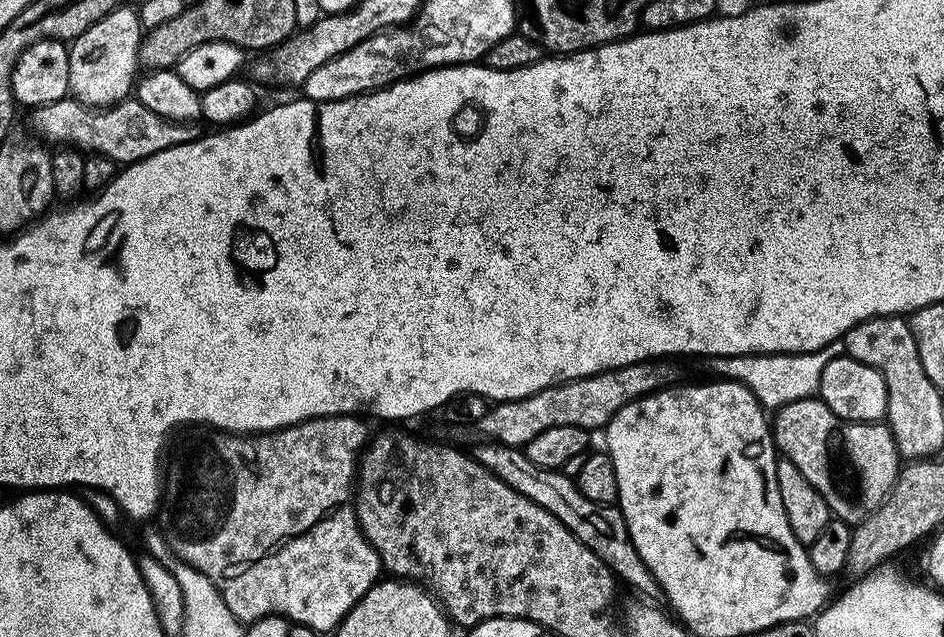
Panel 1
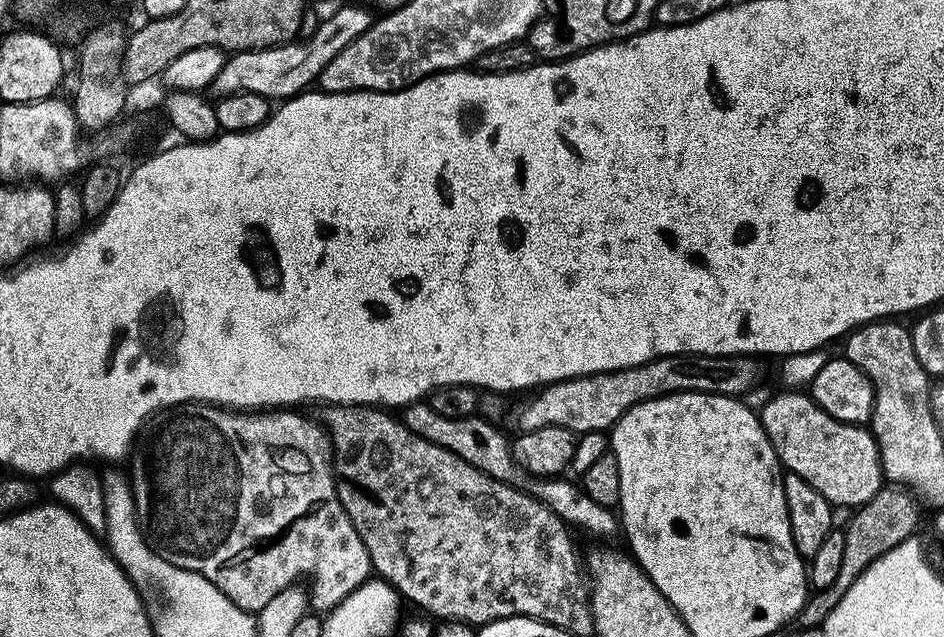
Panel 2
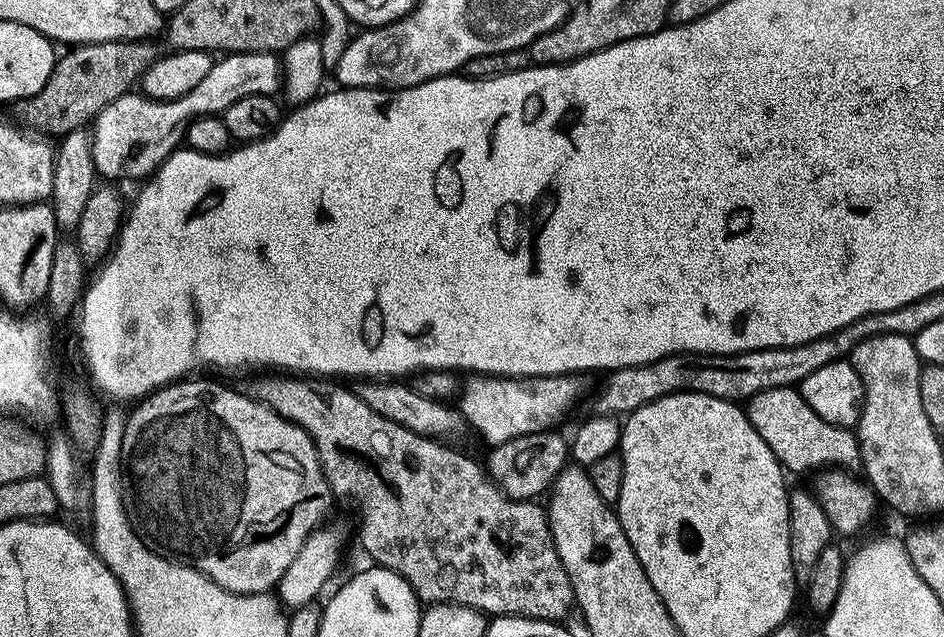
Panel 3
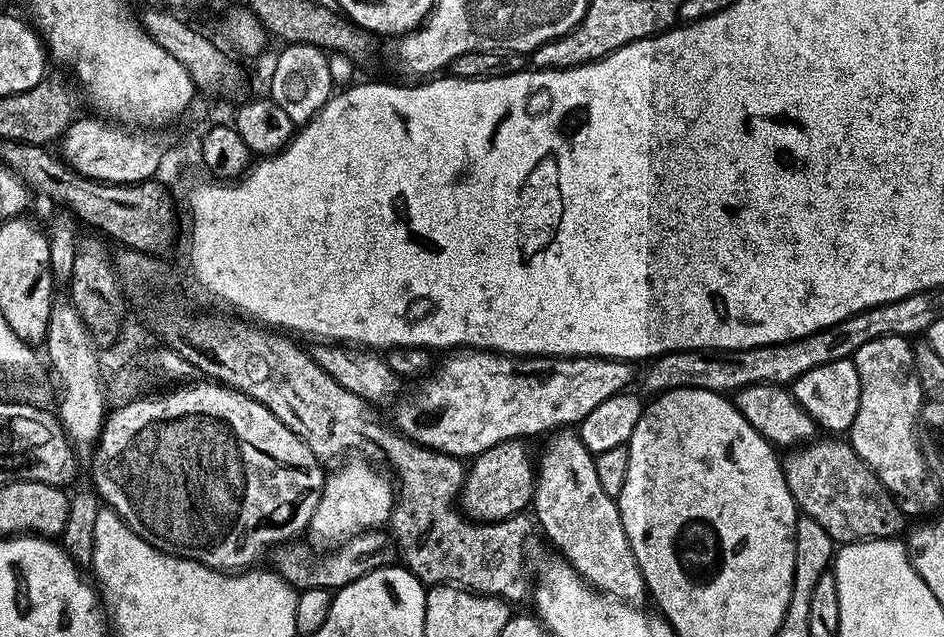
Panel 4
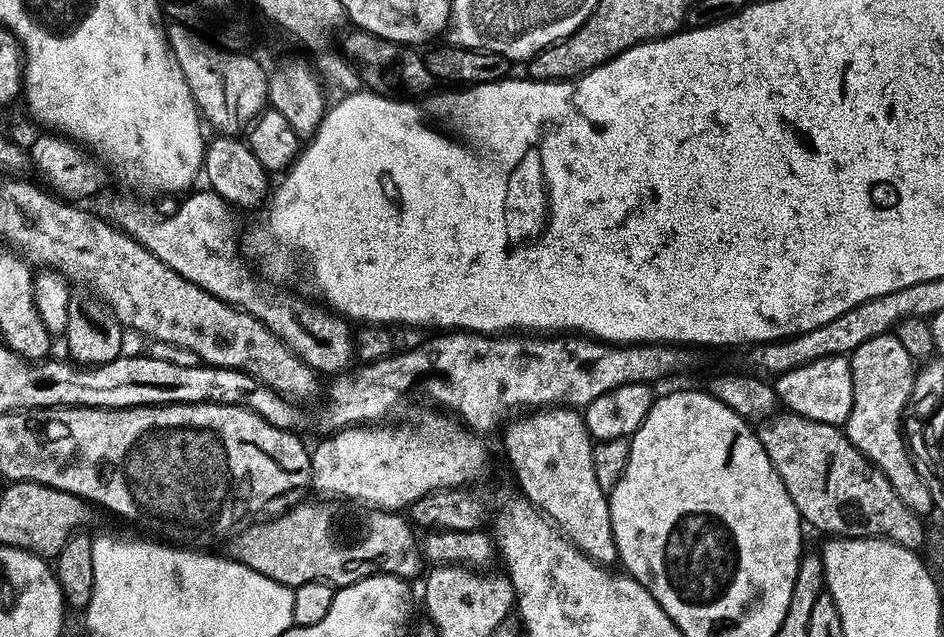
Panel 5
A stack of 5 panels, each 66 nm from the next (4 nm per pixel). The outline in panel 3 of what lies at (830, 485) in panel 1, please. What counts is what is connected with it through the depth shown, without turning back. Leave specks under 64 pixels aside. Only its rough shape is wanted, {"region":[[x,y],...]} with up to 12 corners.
{"region":[[796,388],[747,401],[789,473],[852,470],[855,431],[830,426]]}

